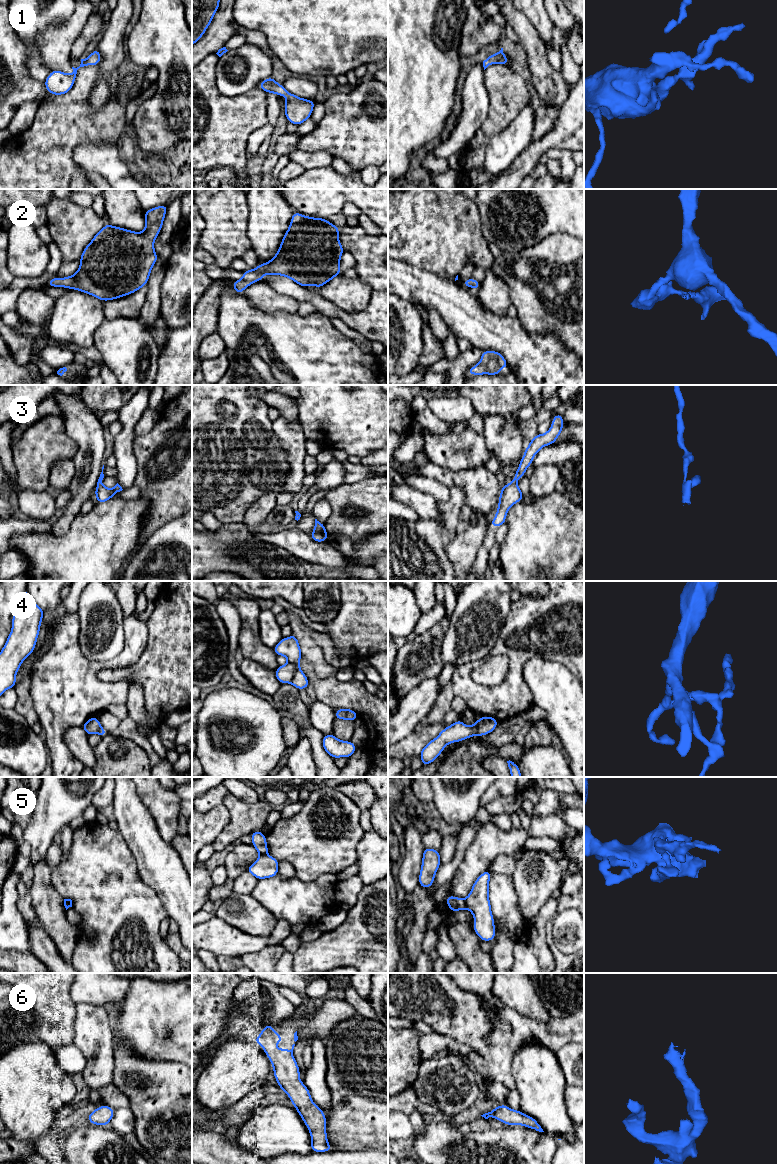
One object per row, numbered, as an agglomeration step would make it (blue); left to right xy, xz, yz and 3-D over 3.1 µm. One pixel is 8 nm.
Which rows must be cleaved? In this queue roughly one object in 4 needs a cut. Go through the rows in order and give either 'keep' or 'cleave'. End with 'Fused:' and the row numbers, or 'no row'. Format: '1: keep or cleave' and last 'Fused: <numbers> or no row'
1: keep
2: keep
3: keep
4: cleave
5: cleave
6: keep
Fused: 4, 5

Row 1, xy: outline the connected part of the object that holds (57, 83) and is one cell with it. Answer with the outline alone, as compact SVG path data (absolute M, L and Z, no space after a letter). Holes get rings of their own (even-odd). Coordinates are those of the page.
M96 48L86 59L81 59L79 67L72 67L73 72L71 74L66 74L60 70L52 70L44 82L47 91L52 95L68 93L73 88L77 70L88 65L97 66L100 61L100 51Z

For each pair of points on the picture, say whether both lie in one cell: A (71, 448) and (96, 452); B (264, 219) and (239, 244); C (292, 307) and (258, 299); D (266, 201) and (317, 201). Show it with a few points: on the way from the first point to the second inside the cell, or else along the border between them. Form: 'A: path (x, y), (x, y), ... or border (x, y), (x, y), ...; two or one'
A: border (66, 428), (67, 435), (78, 447), (72, 459); two
B: border (248, 211), (247, 236), (252, 249); two
C: path (284, 303), (266, 299); one
D: border (285, 199), (294, 211); two

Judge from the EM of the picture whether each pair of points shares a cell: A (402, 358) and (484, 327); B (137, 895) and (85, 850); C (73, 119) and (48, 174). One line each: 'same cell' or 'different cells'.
A: different cells
B: same cell
C: same cell

